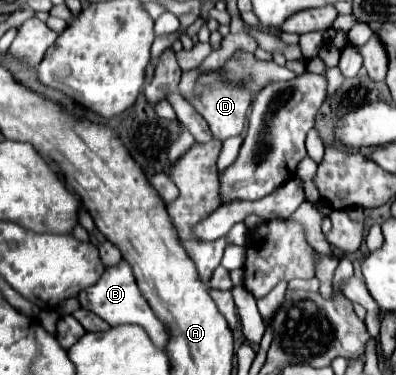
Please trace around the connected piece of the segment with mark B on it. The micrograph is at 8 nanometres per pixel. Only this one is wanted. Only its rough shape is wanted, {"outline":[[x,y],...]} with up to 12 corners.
{"outline":[[125,260],[81,290],[81,308],[109,326],[139,324],[159,348],[171,334]]}

